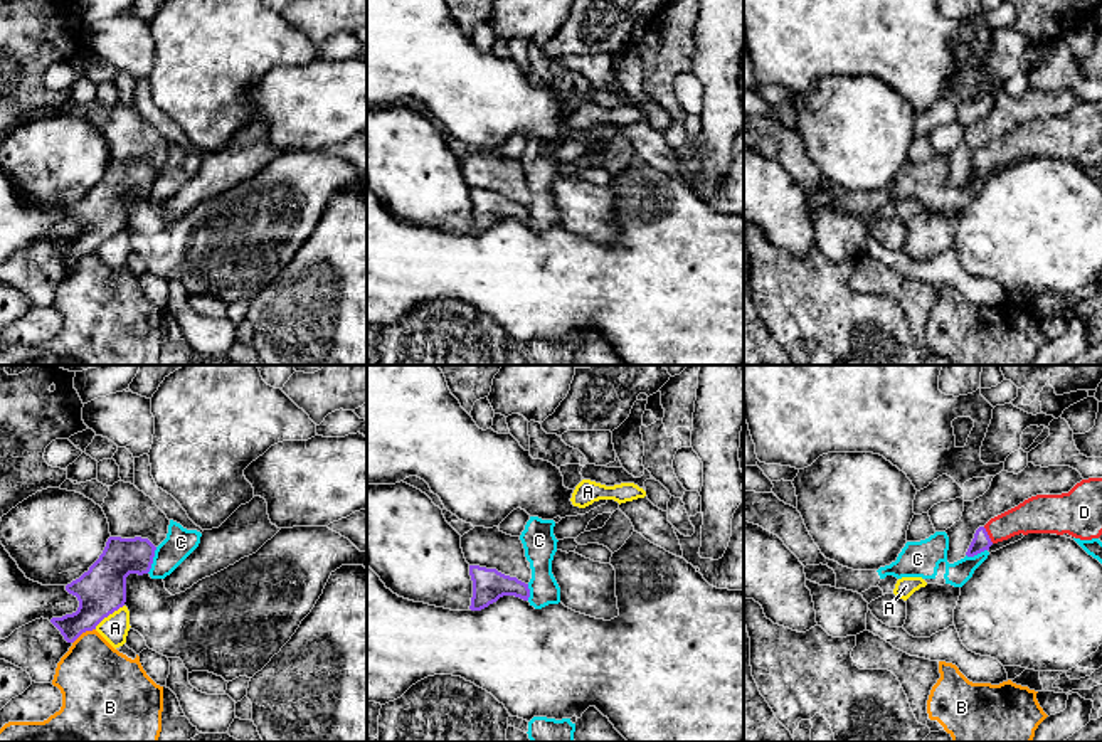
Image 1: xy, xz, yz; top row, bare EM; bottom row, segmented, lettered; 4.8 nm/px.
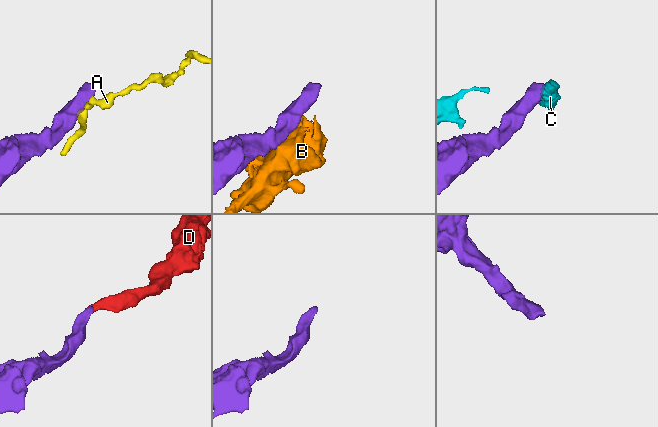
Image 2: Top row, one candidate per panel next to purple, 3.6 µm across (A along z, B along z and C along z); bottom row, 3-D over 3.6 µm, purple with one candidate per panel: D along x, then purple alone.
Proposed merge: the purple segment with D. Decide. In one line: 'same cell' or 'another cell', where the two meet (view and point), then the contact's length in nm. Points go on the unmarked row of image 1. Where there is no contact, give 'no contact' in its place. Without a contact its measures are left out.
same cell; contact yz (988, 158); length 90 nm

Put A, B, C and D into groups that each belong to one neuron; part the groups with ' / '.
A / B / C / D

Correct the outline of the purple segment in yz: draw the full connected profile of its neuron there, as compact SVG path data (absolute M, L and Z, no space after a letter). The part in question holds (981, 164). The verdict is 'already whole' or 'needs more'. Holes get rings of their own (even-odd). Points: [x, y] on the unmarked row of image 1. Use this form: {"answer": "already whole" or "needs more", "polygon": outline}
{"answer": "needs more", "polygon": "M1102 101L1077 106L1068 116L1036 118L979 150L966 175L974 180L1015 158L1068 156L1080 163L1102 158Z"}

